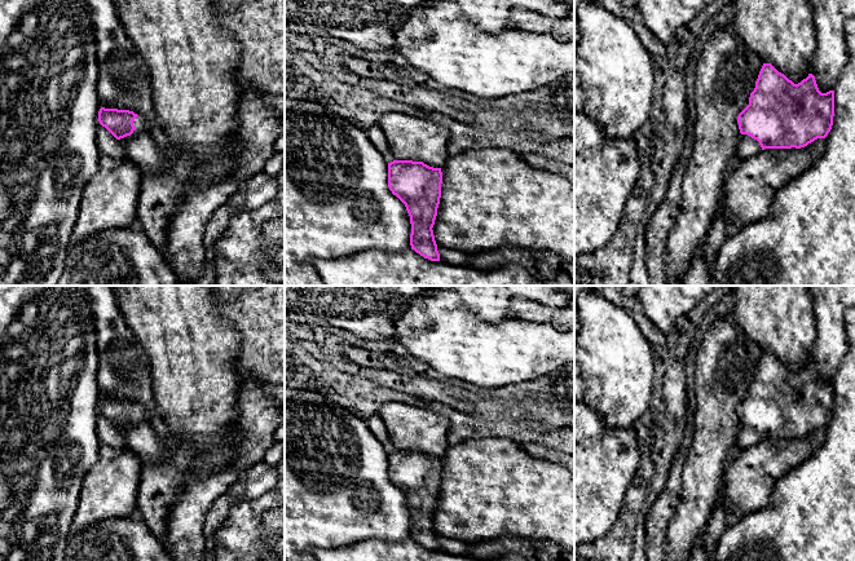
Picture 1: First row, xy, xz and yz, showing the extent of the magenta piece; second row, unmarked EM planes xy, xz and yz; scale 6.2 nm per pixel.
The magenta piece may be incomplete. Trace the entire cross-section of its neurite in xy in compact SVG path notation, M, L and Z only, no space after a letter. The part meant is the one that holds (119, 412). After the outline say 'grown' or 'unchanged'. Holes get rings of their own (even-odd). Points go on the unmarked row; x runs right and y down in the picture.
M101 397L98 411L120 430L128 449L142 460L137 511L162 542L167 534L169 505L186 482L185 471L164 463L169 445L158 438L150 419L137 403Z; grown

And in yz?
M763 353L749 394L737 406L741 427L736 443L740 450L745 450L764 438L805 437L828 425L833 406L834 380L821 383L812 363L794 374L771 353Z; grown

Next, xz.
M423 451L388 452L388 477L406 496L410 505L410 535L431 551L440 551L433 514L441 487L442 461Z; unchanged

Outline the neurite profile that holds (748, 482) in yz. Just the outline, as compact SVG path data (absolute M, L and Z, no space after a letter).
M817 428L801 438L764 438L741 450L740 455L726 464L720 483L720 500L726 512L740 517L763 509L771 500L776 483L794 468L799 467L824 443L825 428Z

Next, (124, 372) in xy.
M114 286L78 288L87 296L94 321L101 397L133 401L150 419L157 405L149 358L120 312Z

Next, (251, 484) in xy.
M265 461L242 472L233 486L208 509L203 534L206 548L200 561L215 561L215 536L230 508L243 500L252 500L269 491L277 482L277 469Z

